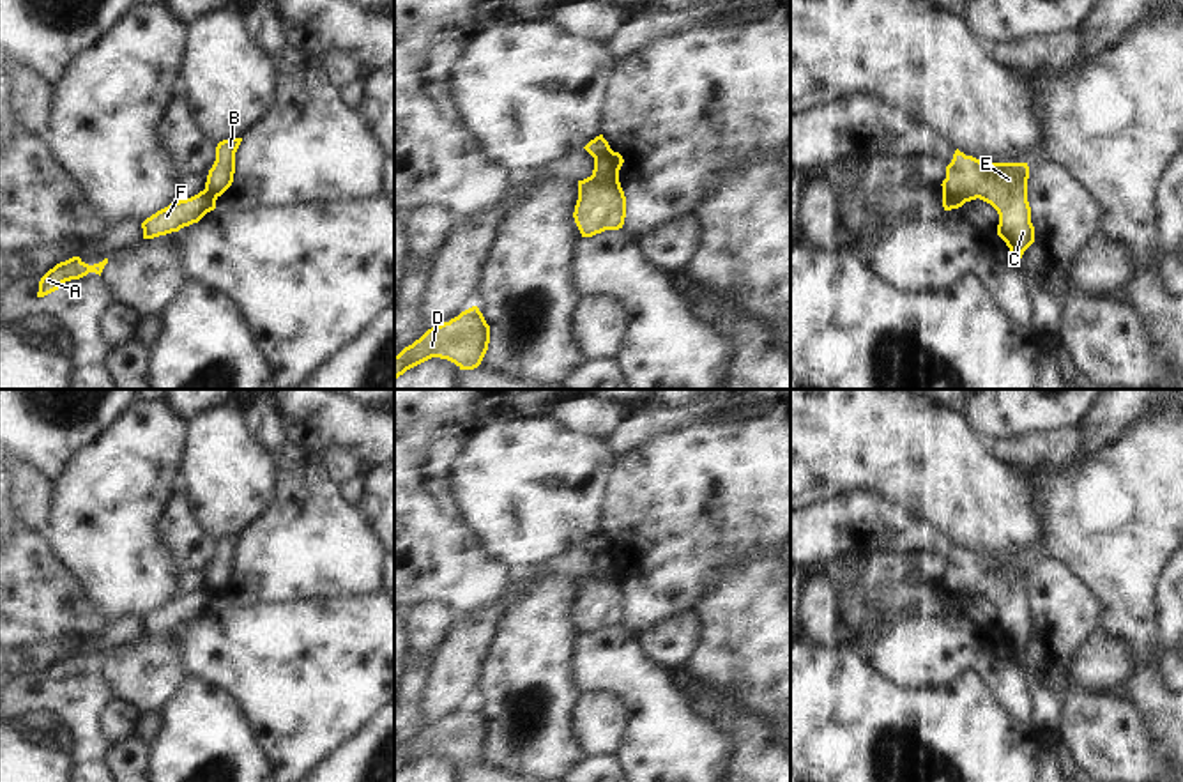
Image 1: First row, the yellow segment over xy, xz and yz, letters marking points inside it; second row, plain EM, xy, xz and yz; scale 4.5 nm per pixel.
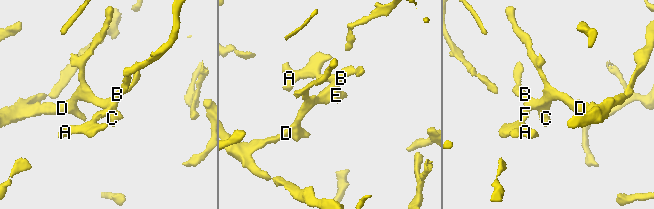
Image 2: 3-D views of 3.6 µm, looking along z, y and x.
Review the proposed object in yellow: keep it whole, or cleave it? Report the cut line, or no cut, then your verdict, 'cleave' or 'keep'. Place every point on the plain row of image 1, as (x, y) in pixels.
cut in xz along (610, 545), (595, 558); cleave

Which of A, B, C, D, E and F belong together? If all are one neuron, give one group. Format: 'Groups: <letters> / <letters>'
Groups: A F / B C D E

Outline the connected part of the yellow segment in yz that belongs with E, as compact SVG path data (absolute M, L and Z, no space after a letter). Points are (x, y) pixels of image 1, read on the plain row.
M957 545L941 582L955 605L976 594L990 600L999 610L997 632L1019 658L1034 639L1027 575L1027 559L983 559Z

